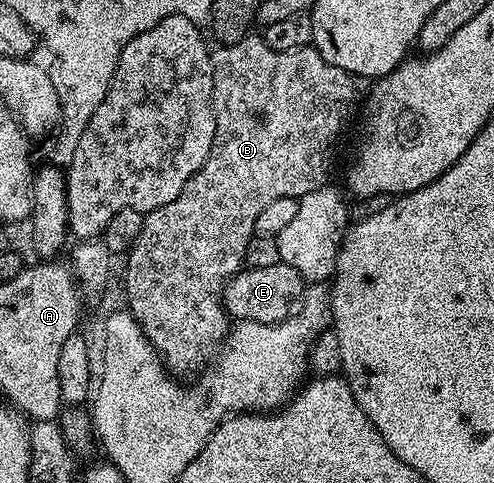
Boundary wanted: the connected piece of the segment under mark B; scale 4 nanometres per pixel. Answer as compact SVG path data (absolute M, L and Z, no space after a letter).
M252 34L246 36L241 42L216 47L211 53L211 65L213 66L215 133L213 134L213 146L209 150L209 158L205 158L201 170L197 170L197 174L193 174L193 178L185 182L181 194L177 194L173 202L144 215L141 234L137 234L137 242L125 256L128 304L126 307L134 316L135 321L142 326L143 333L147 335L155 351L159 353L168 373L175 378L184 378L183 376L189 375L190 372L202 373L203 369L208 367L213 353L226 341L229 317L227 309L223 306L223 288L227 284L227 279L244 267L245 246L249 246L252 236L256 235L255 227L261 210L265 210L269 202L277 202L277 198L298 198L328 183L327 163L331 160L331 147L334 146L335 139L338 138L339 131L342 130L343 123L346 122L347 115L351 112L351 103L355 100L356 81L351 73L325 62L325 58L321 58L321 54L314 46L293 50L273 50L263 41L262 35Z

